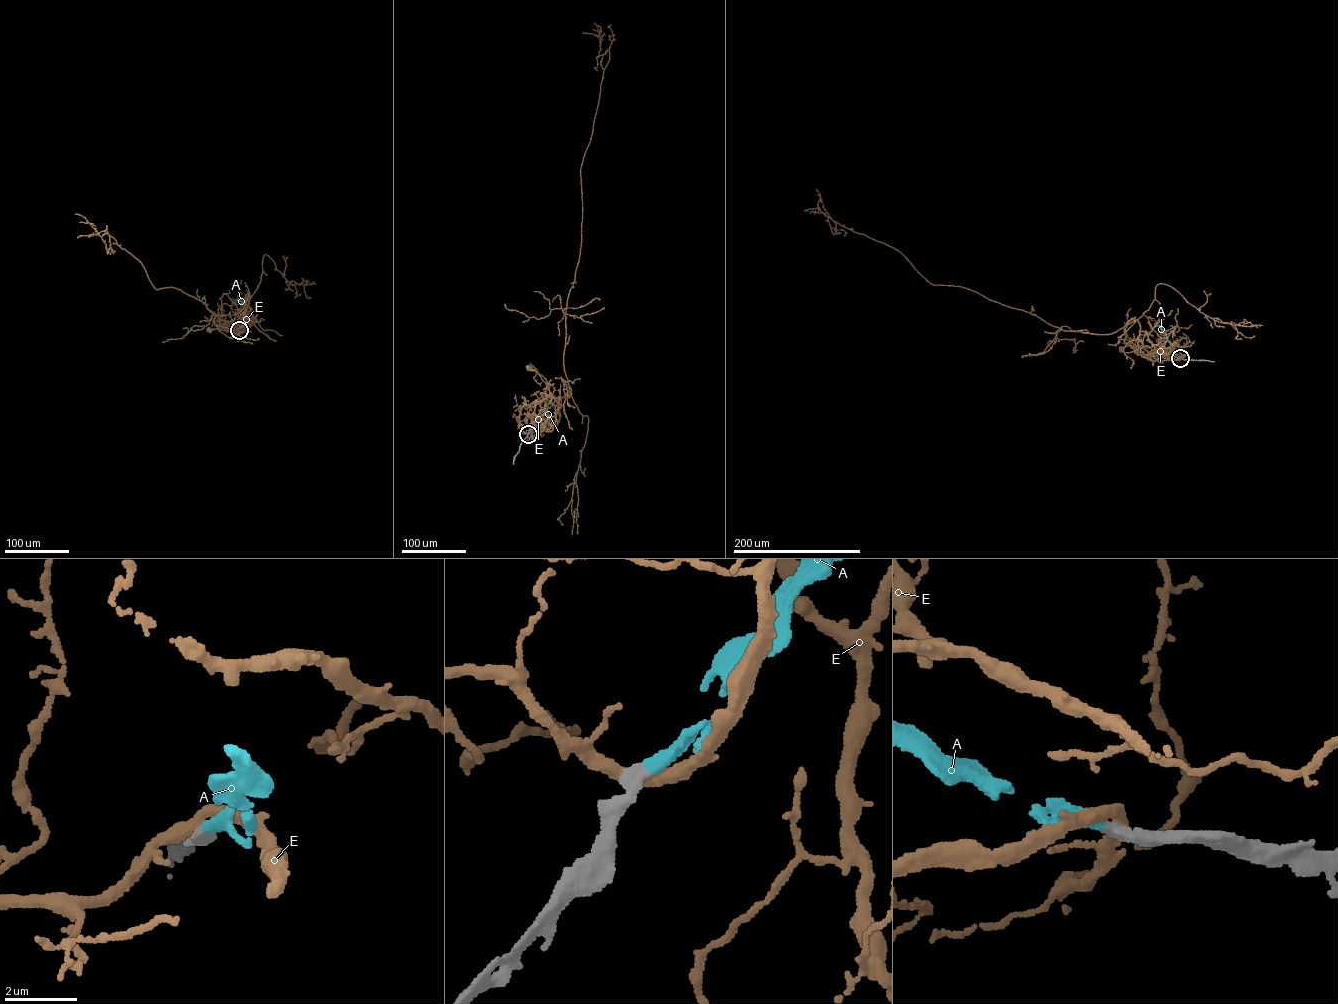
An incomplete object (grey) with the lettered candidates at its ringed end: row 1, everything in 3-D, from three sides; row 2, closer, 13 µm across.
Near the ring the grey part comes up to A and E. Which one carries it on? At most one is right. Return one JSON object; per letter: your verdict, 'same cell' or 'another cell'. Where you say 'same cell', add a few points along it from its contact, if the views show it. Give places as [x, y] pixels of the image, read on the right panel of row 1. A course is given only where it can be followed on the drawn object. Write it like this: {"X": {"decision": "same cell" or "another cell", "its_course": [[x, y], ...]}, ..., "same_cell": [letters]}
{"A": {"decision": "same cell", "its_course": [[1180, 358], [1172, 354], [1166, 334], [1158, 325]]}, "E": {"decision": "another cell"}, "same_cell": ["A"]}

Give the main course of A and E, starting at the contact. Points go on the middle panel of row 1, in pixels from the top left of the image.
A: (528, 434), (534, 427), (547, 424), (550, 416), (546, 409)
E: (528, 434), (535, 420), (536, 403), (549, 395), (560, 398), (562, 405), (538, 374), (528, 367)

